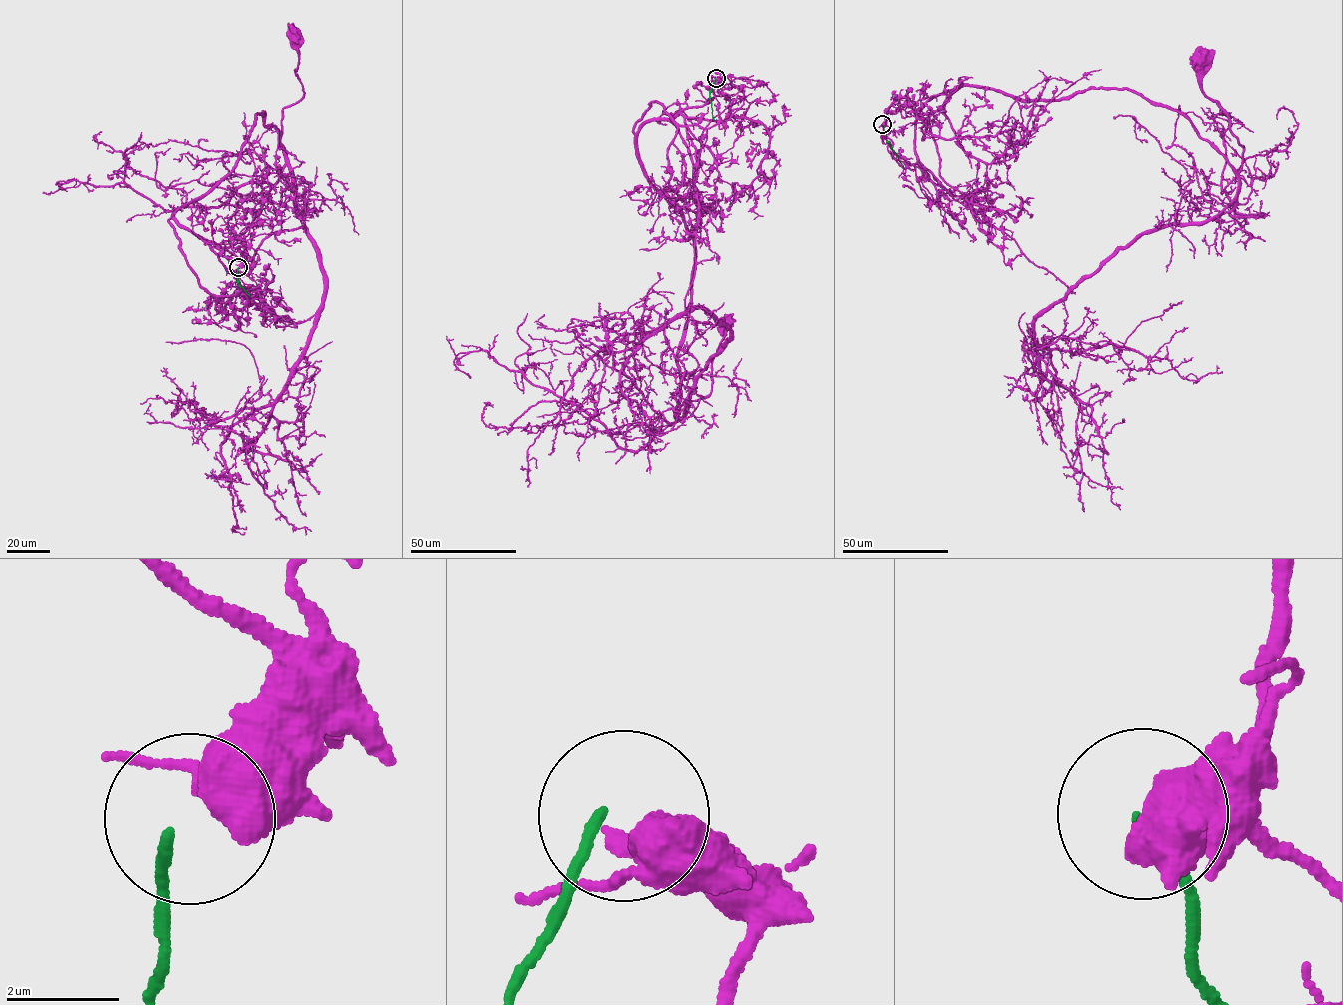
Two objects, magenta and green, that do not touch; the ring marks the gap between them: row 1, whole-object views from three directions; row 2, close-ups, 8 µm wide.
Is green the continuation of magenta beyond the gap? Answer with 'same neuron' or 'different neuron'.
different neuron

